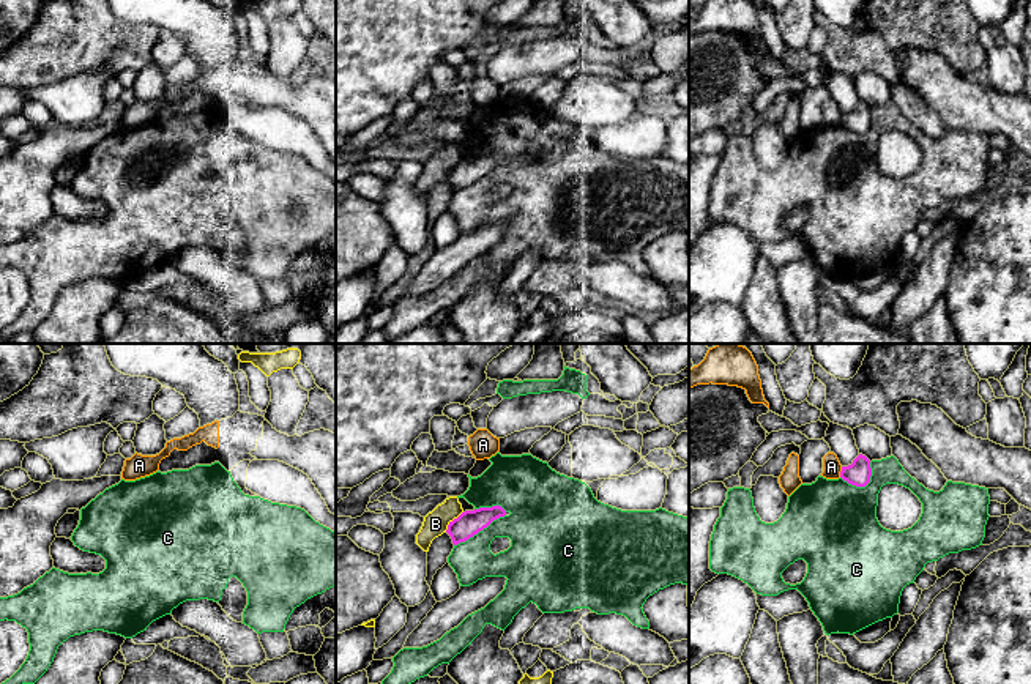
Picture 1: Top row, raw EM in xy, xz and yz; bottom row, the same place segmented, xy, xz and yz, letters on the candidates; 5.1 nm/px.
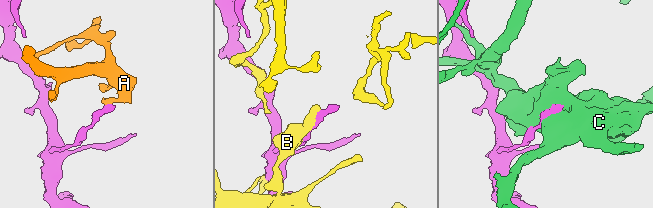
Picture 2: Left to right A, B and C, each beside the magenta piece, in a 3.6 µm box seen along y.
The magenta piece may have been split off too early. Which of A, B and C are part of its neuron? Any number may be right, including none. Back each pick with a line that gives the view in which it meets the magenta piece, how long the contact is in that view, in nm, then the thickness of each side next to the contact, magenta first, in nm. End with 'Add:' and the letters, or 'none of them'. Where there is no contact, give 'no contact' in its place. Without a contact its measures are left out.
Add: none of them

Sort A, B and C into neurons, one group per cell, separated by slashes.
A / B / C

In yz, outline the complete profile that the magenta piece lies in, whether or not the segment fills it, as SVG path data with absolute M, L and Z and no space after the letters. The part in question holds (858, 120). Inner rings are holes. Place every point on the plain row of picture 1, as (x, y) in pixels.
M859 101L851 112L842 113L840 125L851 132L865 134L870 129L870 107Z

